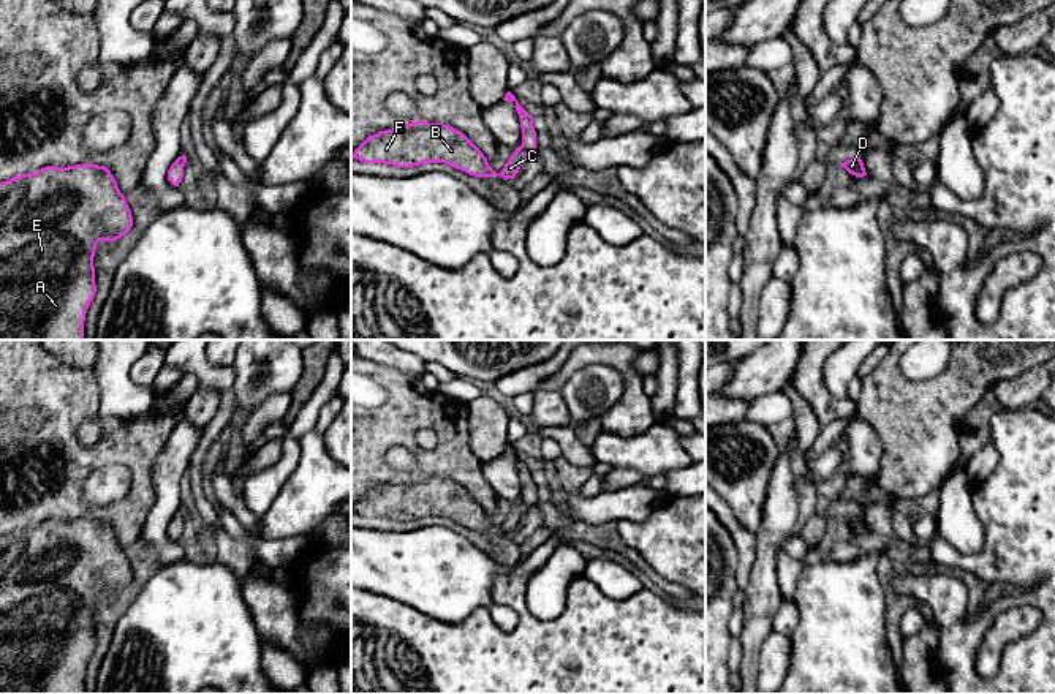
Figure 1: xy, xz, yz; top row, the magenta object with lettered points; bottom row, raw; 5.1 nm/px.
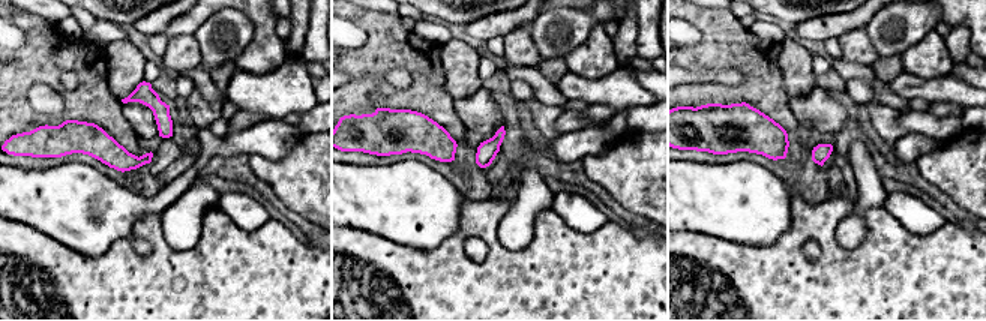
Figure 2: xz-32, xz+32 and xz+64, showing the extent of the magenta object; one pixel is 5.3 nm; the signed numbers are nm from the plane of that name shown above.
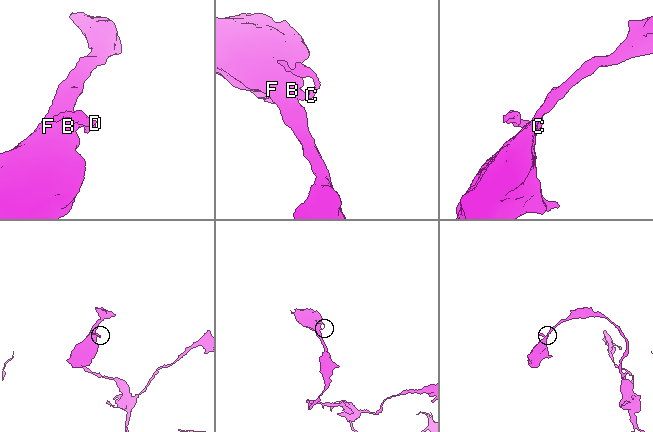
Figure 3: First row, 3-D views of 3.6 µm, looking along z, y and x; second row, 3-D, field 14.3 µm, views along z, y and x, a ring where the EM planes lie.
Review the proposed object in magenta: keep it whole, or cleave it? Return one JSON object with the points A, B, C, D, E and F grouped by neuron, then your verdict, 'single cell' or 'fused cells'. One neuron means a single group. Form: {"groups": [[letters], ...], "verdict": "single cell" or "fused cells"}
{"groups": [["A", "B", "C", "D", "E", "F"]], "verdict": "single cell"}

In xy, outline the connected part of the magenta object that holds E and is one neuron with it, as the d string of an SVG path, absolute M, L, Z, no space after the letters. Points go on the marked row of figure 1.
M76 164L68 168L46 166L32 174L21 174L0 183L0 340L84 340L84 321L95 297L93 256L100 240L114 242L133 226L131 210L120 193L111 171L98 164Z

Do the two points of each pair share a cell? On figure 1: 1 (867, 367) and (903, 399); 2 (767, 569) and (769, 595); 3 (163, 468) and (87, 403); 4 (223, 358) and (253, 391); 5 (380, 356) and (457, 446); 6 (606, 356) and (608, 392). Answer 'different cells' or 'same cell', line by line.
1: different cells
2: same cell
3: different cells
4: different cells
5: different cells
6: different cells

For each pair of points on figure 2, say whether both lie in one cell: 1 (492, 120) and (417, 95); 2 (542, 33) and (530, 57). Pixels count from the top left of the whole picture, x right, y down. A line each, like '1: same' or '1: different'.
1: different
2: different

